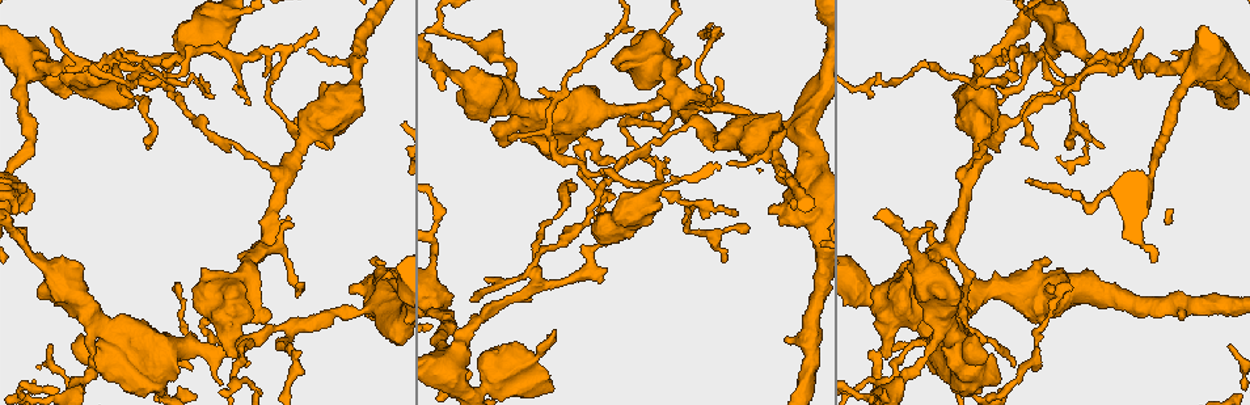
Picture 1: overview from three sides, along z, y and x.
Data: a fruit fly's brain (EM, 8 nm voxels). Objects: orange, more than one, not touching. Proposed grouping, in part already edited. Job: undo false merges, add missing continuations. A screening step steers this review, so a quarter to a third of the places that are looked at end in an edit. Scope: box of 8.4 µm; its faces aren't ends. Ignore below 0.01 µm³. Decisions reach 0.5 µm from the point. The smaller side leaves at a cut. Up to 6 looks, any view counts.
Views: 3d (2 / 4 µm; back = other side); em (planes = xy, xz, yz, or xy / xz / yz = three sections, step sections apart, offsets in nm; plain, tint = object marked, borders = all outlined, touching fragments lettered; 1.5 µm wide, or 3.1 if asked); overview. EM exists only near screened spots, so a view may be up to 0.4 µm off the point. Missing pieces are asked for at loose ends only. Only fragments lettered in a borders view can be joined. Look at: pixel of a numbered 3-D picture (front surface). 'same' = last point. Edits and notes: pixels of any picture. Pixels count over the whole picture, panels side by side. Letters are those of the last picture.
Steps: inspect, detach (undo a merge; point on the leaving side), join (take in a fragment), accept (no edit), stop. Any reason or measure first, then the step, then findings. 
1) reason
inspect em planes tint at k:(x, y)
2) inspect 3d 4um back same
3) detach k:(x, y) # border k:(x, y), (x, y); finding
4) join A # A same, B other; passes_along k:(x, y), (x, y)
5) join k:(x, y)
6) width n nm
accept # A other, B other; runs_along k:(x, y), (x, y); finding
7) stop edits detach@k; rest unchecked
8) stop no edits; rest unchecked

branch stops here
inspect 3d 4um at 1:(511, 139)

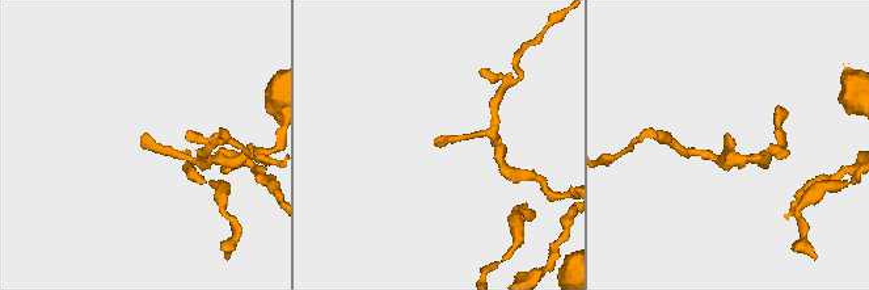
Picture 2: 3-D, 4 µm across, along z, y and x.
inspect em xy step 4 borders at 2:(733, 139)

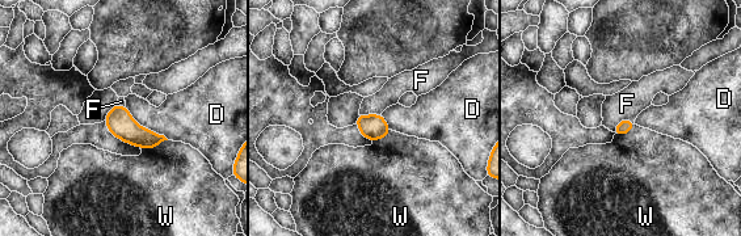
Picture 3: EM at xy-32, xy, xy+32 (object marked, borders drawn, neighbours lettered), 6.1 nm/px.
accept # D other, F other, W other; none of them fits

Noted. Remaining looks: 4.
tapers out
inspect 3d 4um at 1:(669, 159)

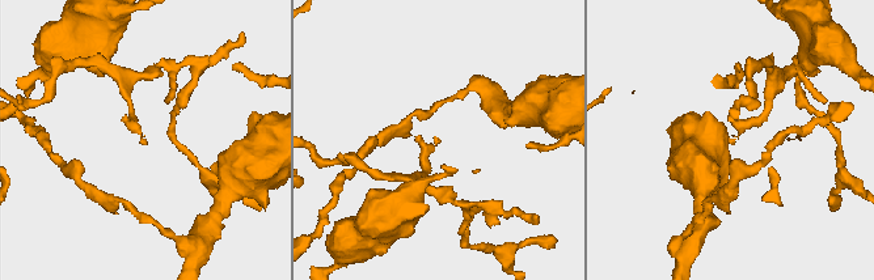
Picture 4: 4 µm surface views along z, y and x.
now the EM
inspect em planes borders at 4:(437, 139)

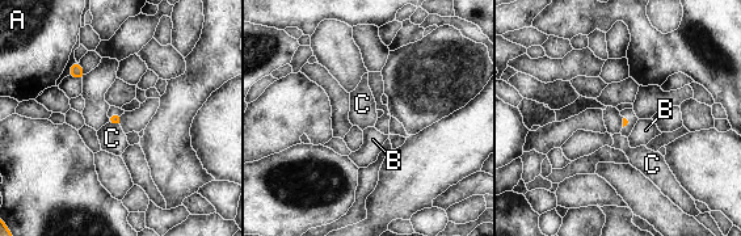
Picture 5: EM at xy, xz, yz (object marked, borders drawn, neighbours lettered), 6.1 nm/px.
accept # A other, B other, C other; border 5:(108, 122), (120, 126); no lettered fragment goes on from it

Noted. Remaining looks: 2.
abrupt turn
inspect em yz step 4 tint at 1:(535, 275)

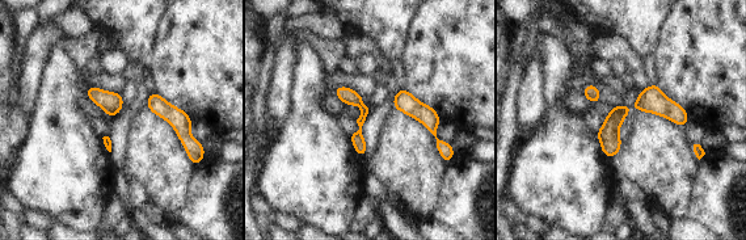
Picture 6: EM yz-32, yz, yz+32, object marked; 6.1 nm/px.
what lies round it
inspect em yz step 4 borders same

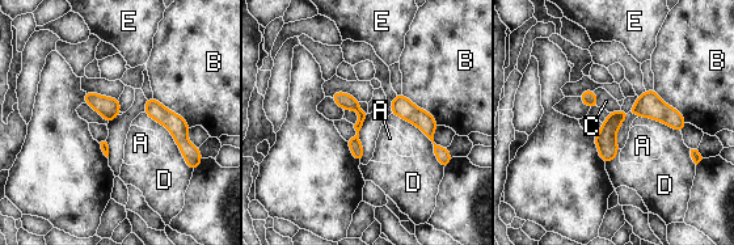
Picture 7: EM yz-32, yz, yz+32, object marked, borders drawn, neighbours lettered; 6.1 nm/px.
width 60 nm
detach 7:(345, 101) # A other, B other, C other, D other, E other; two neurons meet here

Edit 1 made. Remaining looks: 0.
stop edits detach@7; rest unchecked

